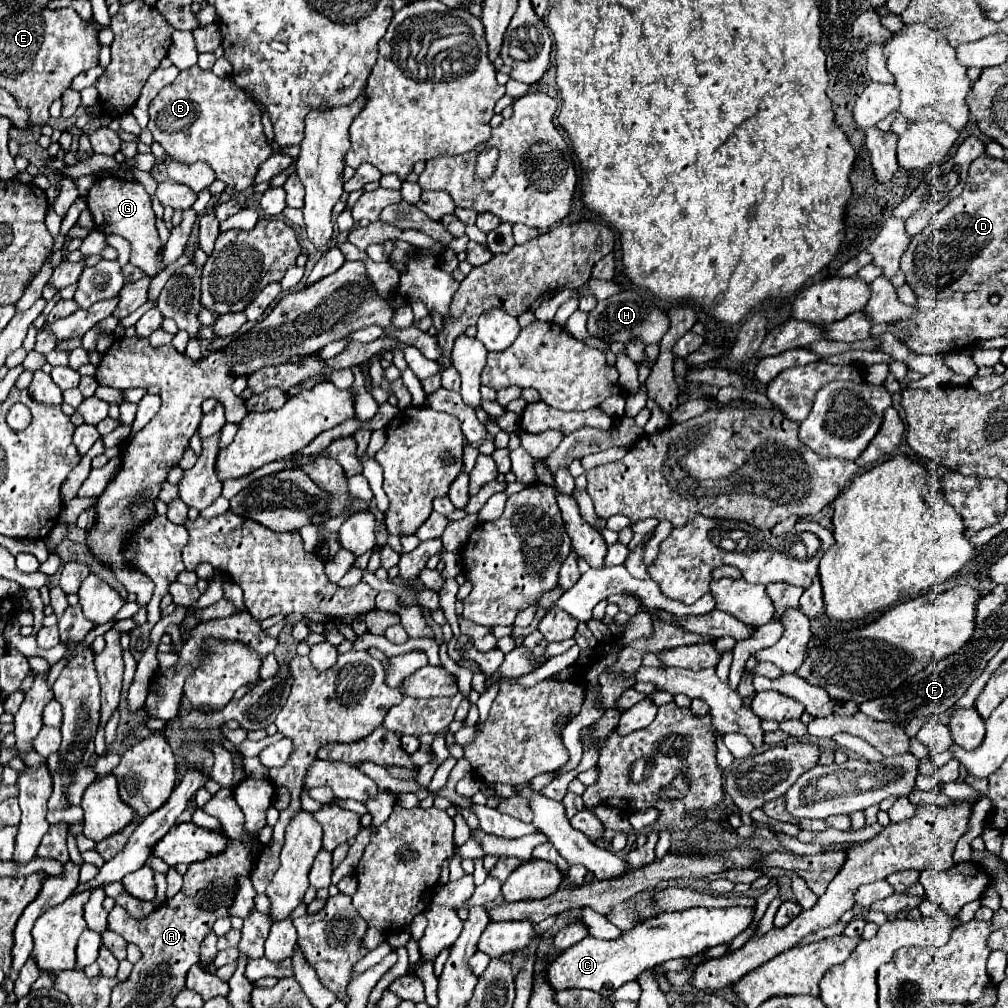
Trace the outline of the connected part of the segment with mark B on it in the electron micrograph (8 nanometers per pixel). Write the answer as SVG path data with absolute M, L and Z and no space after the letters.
M199 66L179 72L179 76L169 86L159 90L159 94L149 104L147 128L151 130L155 142L159 142L171 158L187 164L189 160L205 160L211 164L219 180L237 190L249 188L255 180L259 164L273 154L273 148L267 142L261 126L261 112L253 100L231 78L217 78L211 70L201 70Z

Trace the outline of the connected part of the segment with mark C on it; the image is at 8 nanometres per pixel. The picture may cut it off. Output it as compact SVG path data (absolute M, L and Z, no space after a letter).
M689 908L689 910L681 910L681 912L671 912L671 914L657 914L651 918L645 918L641 922L637 922L631 930L623 932L619 938L615 940L597 940L593 936L583 938L581 942L577 942L577 946L571 946L569 950L565 950L563 954L559 954L549 966L547 966L547 982L553 986L553 990L565 990L565 988L587 988L593 992L599 992L601 996L611 996L619 986L637 980L639 974L643 974L645 970L653 970L657 964L663 964L667 960L673 958L687 958L693 956L701 950L713 948L717 944L729 944L739 932L743 932L753 918L753 908Z

